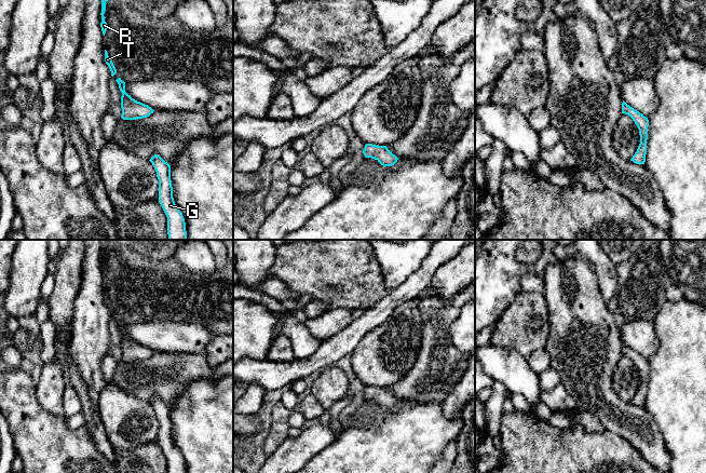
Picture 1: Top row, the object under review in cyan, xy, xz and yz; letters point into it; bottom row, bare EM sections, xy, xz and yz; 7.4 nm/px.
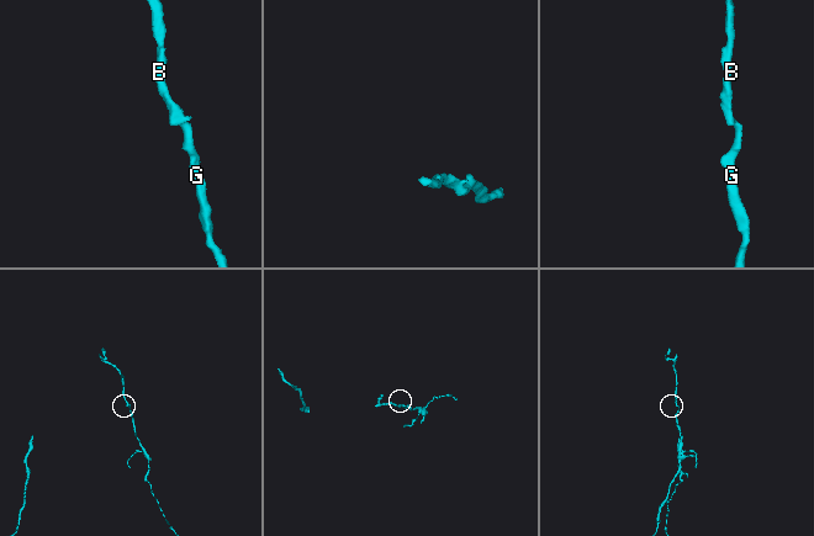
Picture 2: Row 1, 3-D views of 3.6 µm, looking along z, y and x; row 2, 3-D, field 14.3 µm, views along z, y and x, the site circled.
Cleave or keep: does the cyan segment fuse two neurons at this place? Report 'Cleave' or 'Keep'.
Cleave

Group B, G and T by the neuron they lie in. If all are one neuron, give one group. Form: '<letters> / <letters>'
B T / G

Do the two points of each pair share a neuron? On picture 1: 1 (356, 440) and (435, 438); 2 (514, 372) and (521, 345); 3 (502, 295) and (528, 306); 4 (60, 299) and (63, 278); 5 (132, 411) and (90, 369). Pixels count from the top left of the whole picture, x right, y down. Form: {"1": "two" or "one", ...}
{"1": "one", "2": "two", "3": "two", "4": "one", "5": "two"}

